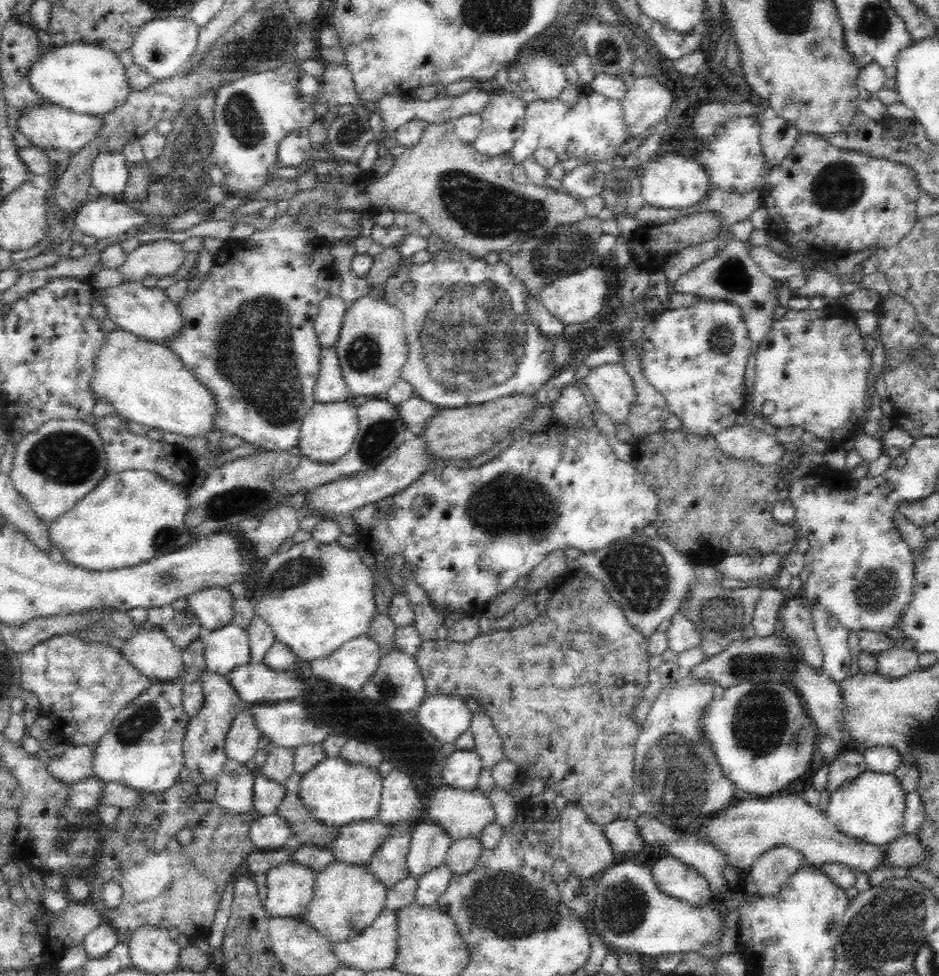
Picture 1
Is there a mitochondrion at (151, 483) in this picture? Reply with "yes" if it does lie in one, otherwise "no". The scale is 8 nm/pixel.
no

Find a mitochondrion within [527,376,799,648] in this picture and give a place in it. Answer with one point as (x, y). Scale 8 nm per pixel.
(639, 573)

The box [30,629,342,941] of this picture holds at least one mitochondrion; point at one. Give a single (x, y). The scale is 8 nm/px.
(69, 837)

